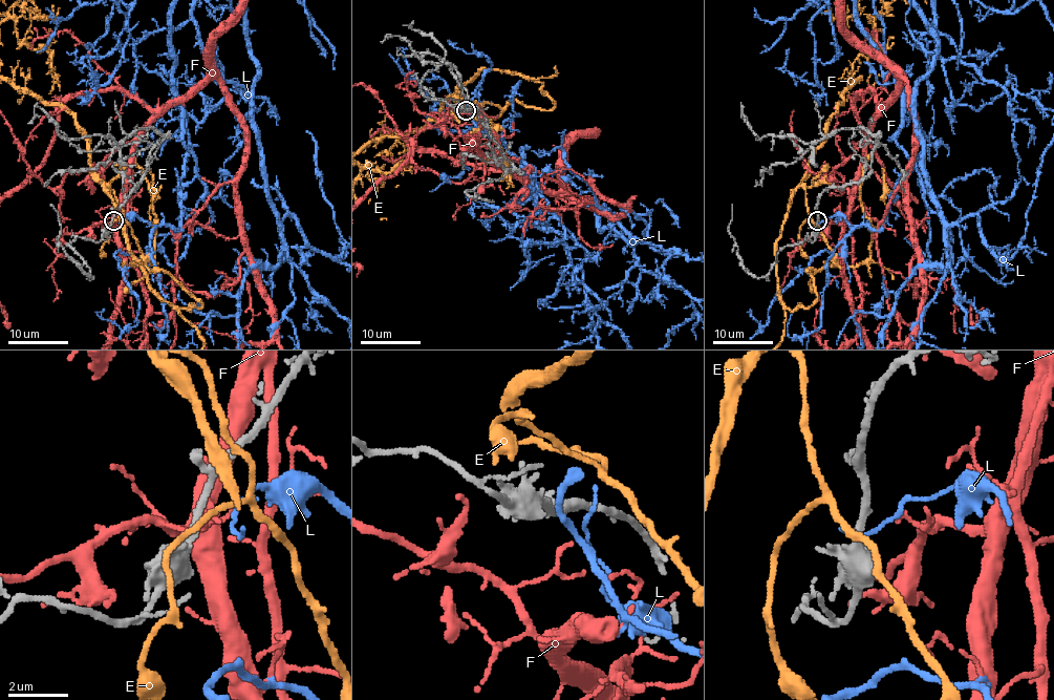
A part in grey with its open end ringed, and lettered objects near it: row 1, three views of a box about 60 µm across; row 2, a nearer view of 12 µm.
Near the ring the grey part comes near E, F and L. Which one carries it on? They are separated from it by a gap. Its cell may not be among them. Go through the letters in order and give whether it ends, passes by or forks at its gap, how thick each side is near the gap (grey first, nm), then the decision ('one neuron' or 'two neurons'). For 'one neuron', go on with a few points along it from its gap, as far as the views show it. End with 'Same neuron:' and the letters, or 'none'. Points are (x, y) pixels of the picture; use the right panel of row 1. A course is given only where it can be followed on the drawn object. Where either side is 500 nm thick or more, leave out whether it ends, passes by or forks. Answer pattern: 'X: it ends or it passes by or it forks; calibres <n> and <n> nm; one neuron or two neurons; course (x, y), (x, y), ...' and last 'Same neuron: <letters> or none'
E: it passes by; calibres 260 and 170 nm; two neurons
F: it ends; calibres 260 and 130 nm; two neurons
L: it ends; calibres 260 and 140 nm; one neuron
Same neuron: L

